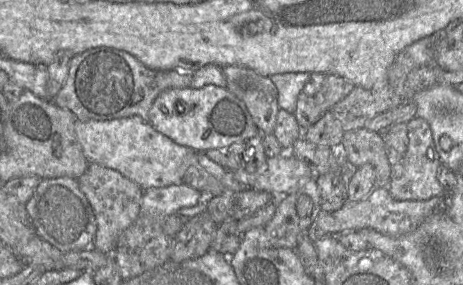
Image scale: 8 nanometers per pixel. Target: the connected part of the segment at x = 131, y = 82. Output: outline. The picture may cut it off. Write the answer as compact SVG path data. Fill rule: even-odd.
M101 46L75 55L65 84L53 103L72 112L78 120L113 120L138 115L147 119L158 95L171 88L189 88L194 71L154 70L126 51Z

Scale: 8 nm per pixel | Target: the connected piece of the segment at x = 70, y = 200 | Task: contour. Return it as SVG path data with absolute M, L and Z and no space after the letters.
M61 176L42 180L32 198L27 201L26 211L38 236L59 251L82 251L93 246L94 235L97 230L96 218L91 204L80 189L78 179Z

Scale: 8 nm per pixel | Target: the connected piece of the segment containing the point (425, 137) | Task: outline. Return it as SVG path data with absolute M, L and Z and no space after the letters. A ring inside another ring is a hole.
M414 116L406 122L408 146L401 158L392 165L388 189L396 200L424 201L434 197L444 197L447 193L438 178L441 160L435 149L435 143L428 122Z

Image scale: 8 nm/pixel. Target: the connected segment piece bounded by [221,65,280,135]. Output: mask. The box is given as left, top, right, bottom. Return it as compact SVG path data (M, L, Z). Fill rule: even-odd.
M236 65L222 66L226 88L246 105L255 127L260 133L272 134L276 125L278 106L278 91L269 76L262 76L249 68Z

